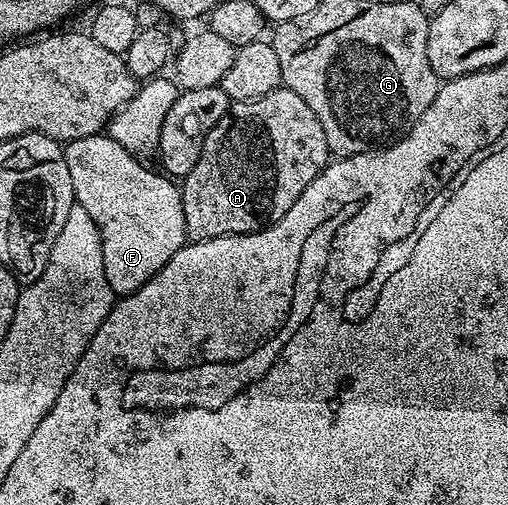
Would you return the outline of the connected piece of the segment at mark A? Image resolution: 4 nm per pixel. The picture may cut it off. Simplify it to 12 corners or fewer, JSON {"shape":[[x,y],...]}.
{"shape":[[295,91],[232,102],[179,185],[188,236],[257,233],[330,160]]}

